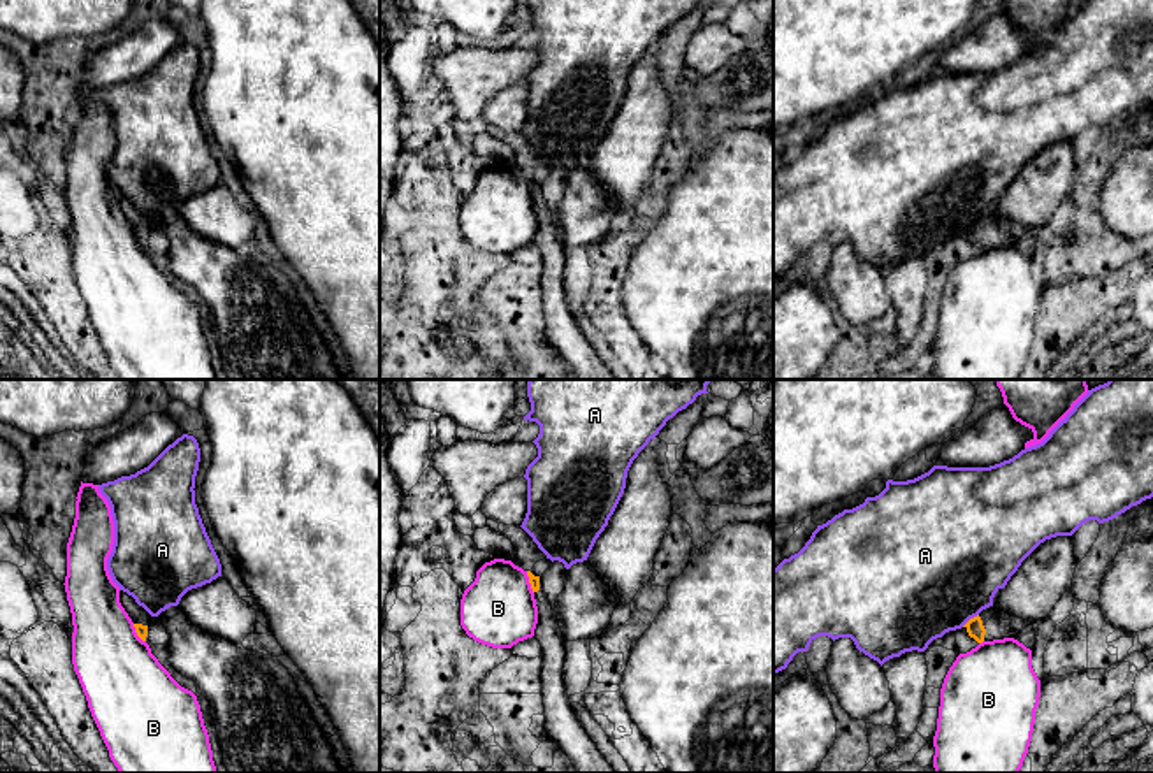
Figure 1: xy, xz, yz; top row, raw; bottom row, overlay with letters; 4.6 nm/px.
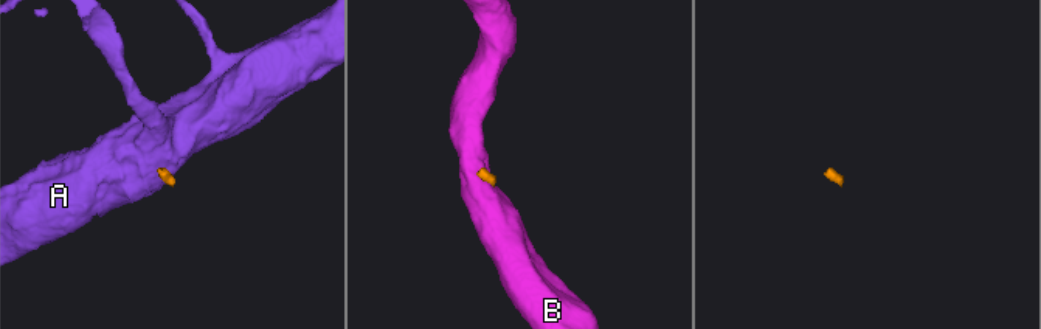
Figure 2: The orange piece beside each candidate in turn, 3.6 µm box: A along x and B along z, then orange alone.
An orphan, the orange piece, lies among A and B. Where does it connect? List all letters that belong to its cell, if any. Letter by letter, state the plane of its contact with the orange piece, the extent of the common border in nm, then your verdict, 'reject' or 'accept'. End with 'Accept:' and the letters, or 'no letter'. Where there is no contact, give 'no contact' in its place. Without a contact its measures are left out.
A: yz | 100 nm | reject
B: xz | 110 nm | reject
Accept: no letter

